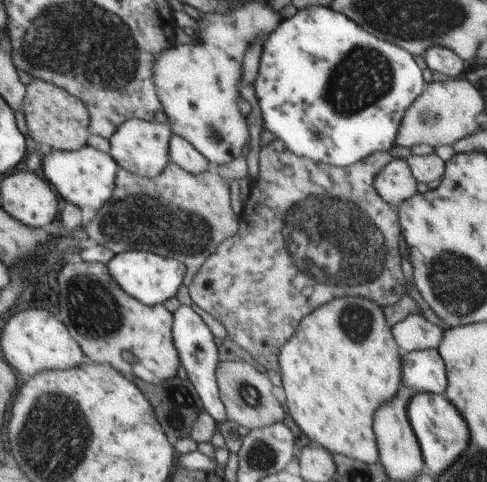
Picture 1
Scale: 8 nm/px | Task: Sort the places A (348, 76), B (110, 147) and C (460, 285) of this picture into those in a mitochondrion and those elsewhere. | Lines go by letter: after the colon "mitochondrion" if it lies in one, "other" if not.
A: mitochondrion
B: other
C: mitochondrion

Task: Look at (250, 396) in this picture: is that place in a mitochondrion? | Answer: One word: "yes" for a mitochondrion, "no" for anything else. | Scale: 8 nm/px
yes

